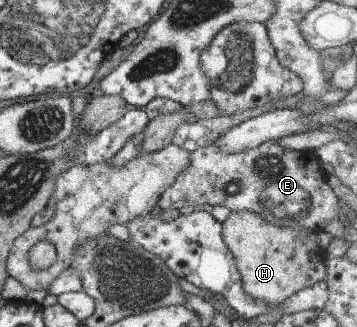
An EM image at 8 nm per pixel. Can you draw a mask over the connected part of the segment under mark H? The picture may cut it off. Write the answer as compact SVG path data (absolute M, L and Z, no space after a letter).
M243 210L243 211L231 211L230 216L226 218L223 222L223 237L224 242L228 245L228 248L231 250L233 257L235 258L238 270L241 274L243 289L246 293L250 296L253 296L256 300L264 301L268 305L280 304L285 298L288 298L290 295L297 293L300 289L312 286L317 282L325 280L327 276L327 266L326 266L326 249L322 248L319 245L319 235L320 231L314 229L308 229L306 226L303 225L296 225L293 226L278 226L278 224L272 224L272 220L266 219L265 213L258 213L252 212L251 210Z

